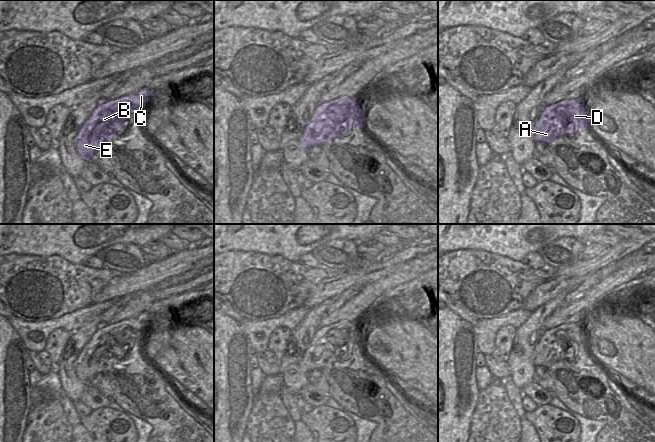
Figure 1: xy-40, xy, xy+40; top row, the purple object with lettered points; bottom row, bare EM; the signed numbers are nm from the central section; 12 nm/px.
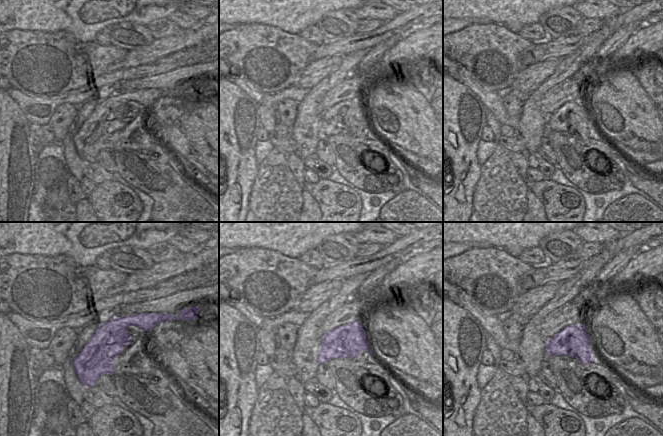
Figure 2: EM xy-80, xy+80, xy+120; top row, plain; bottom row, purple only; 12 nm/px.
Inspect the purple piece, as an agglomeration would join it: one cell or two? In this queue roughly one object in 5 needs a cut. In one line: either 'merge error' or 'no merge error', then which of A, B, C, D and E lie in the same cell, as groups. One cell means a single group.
no merge error; groups A B C D E

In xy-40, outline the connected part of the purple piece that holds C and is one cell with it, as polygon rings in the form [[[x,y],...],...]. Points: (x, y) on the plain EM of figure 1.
[[[148,312],[120,321],[118,323],[102,324],[92,335],[86,346],[75,361],[76,376],[84,384],[90,384],[98,373],[108,373],[109,363],[120,355],[120,350],[126,348],[127,337],[124,331],[144,332],[153,316]]]

